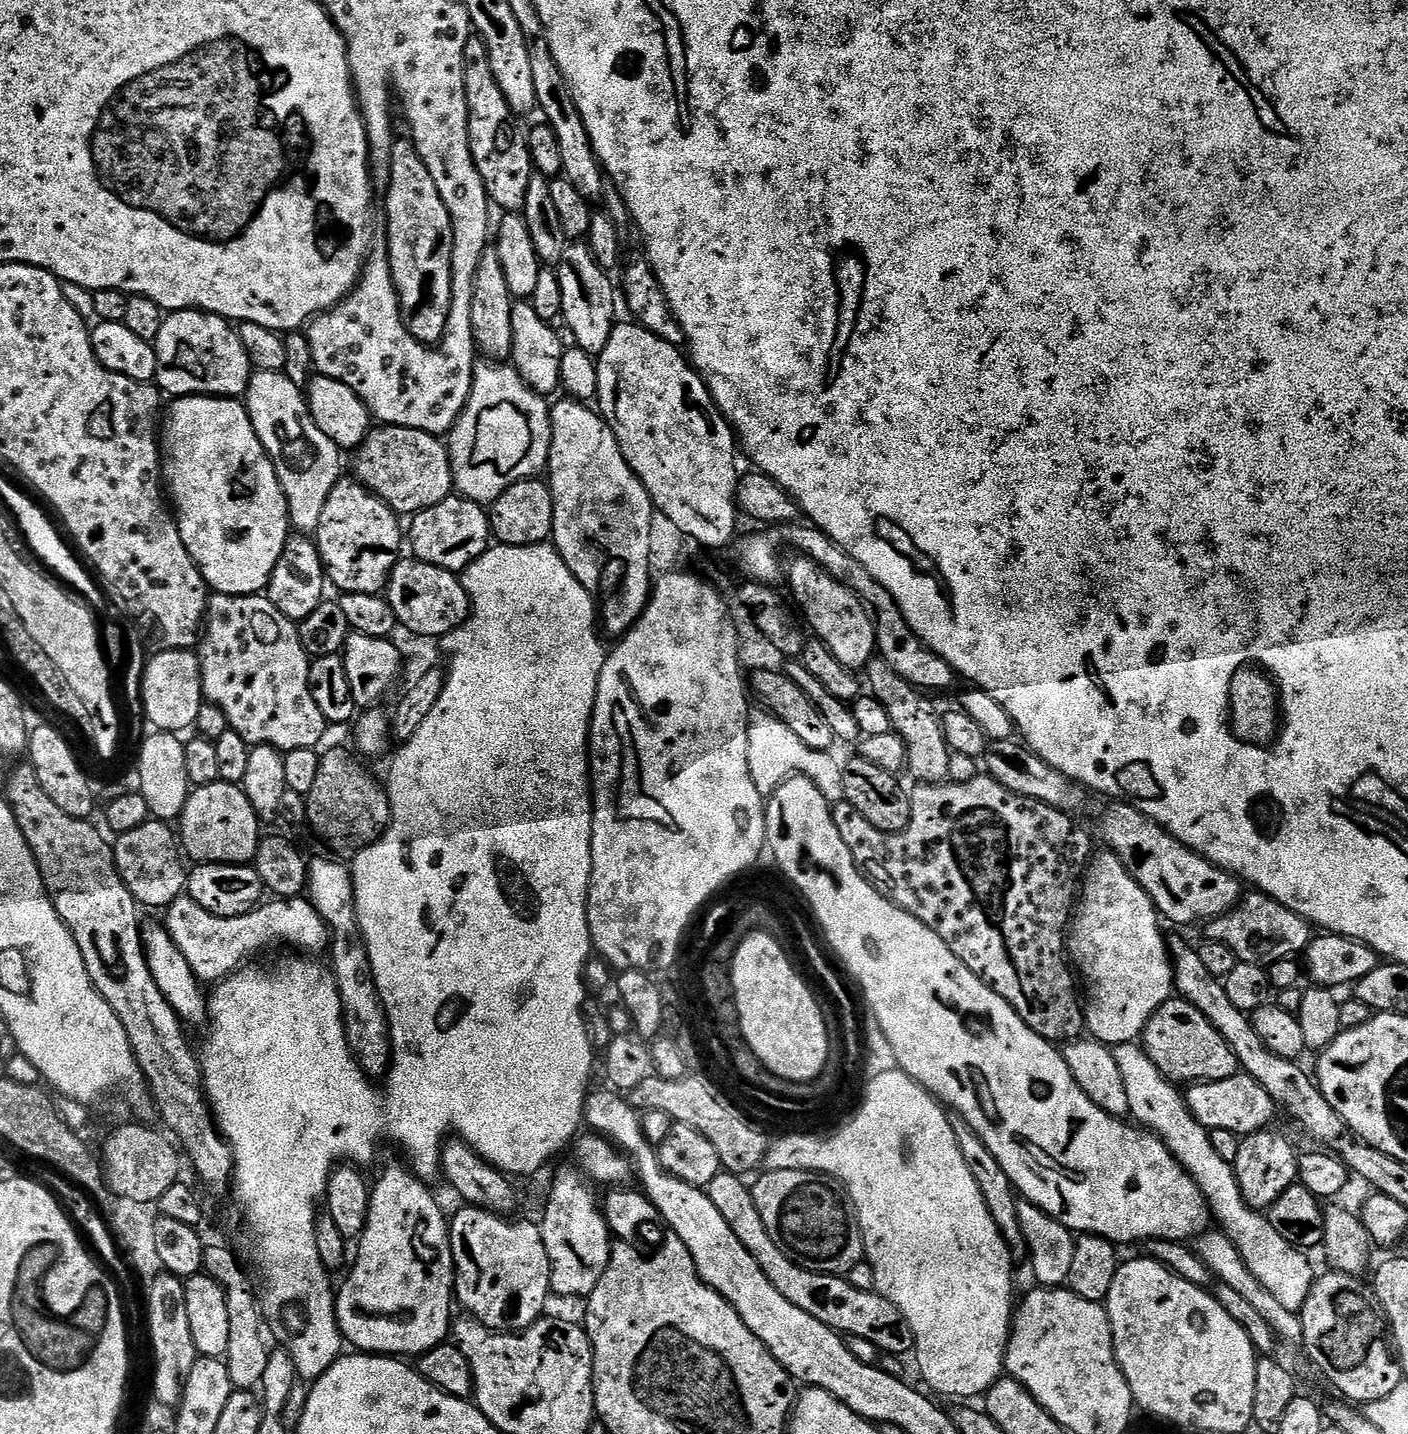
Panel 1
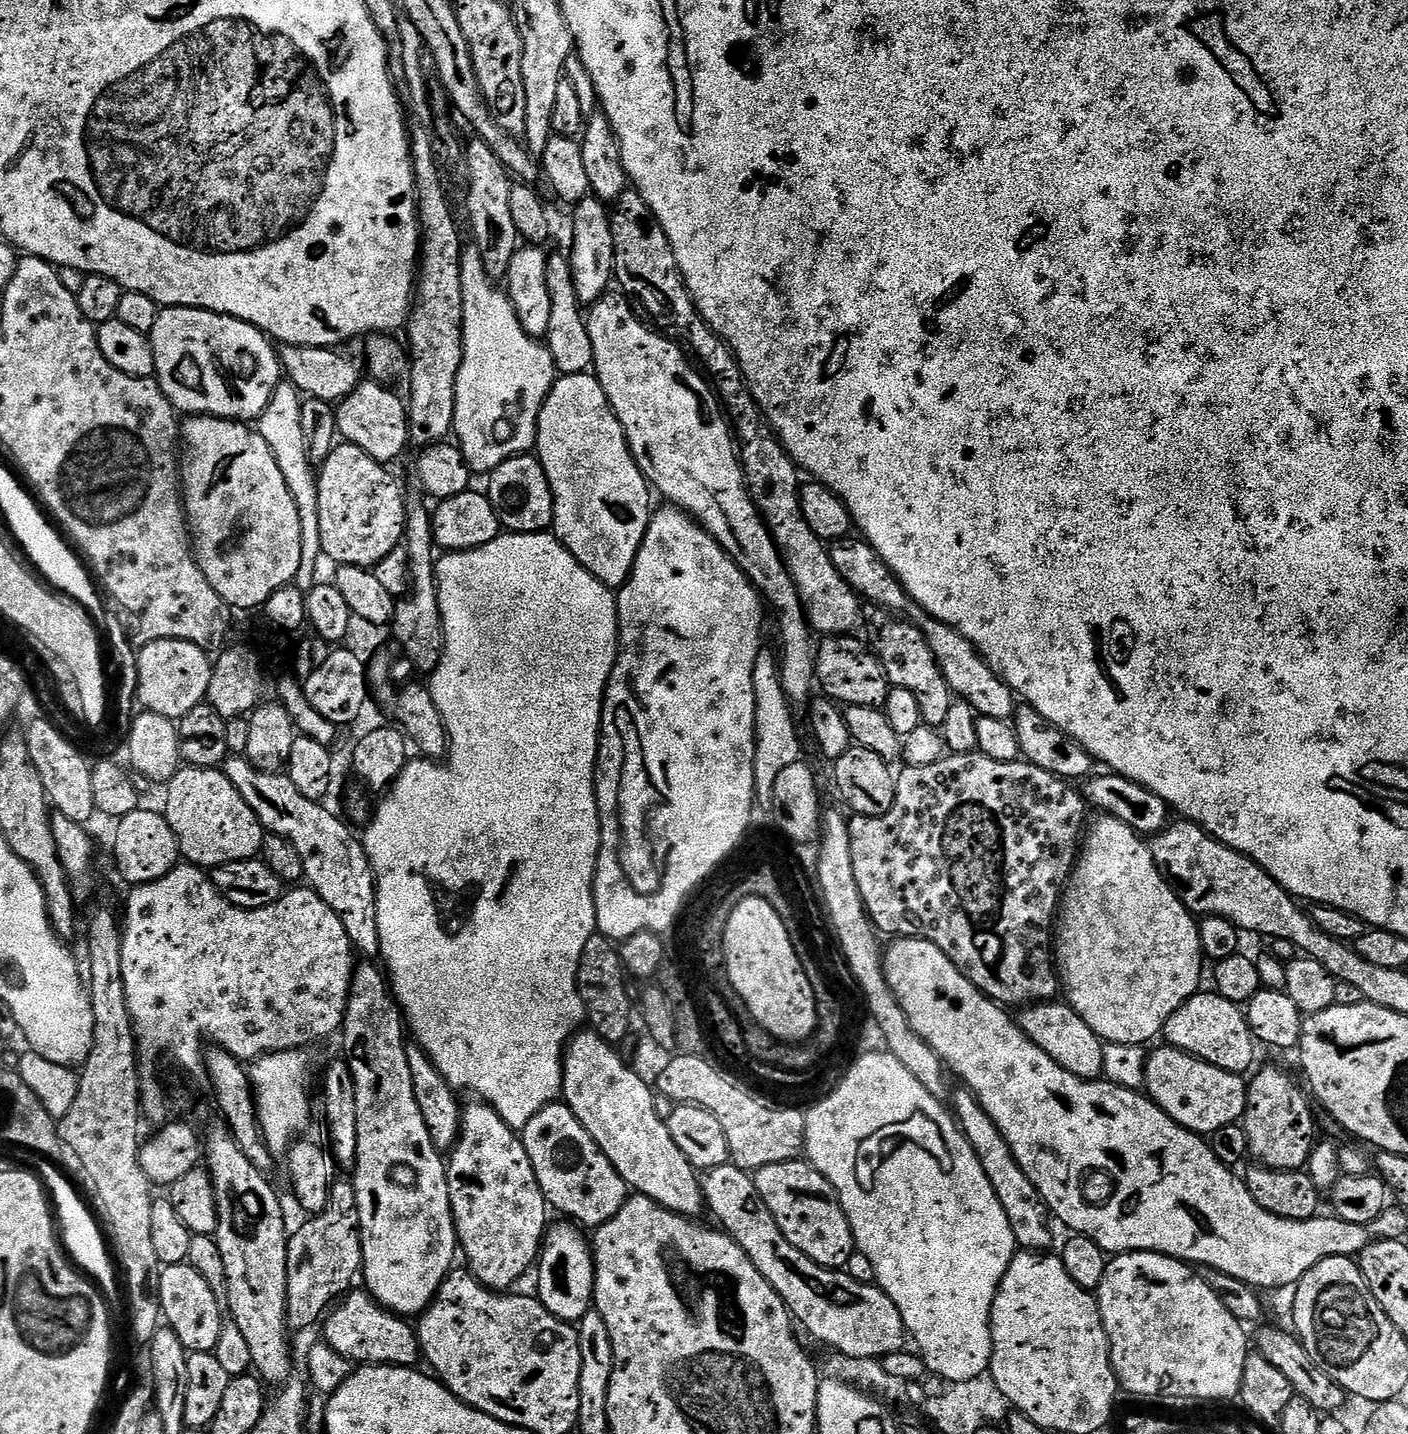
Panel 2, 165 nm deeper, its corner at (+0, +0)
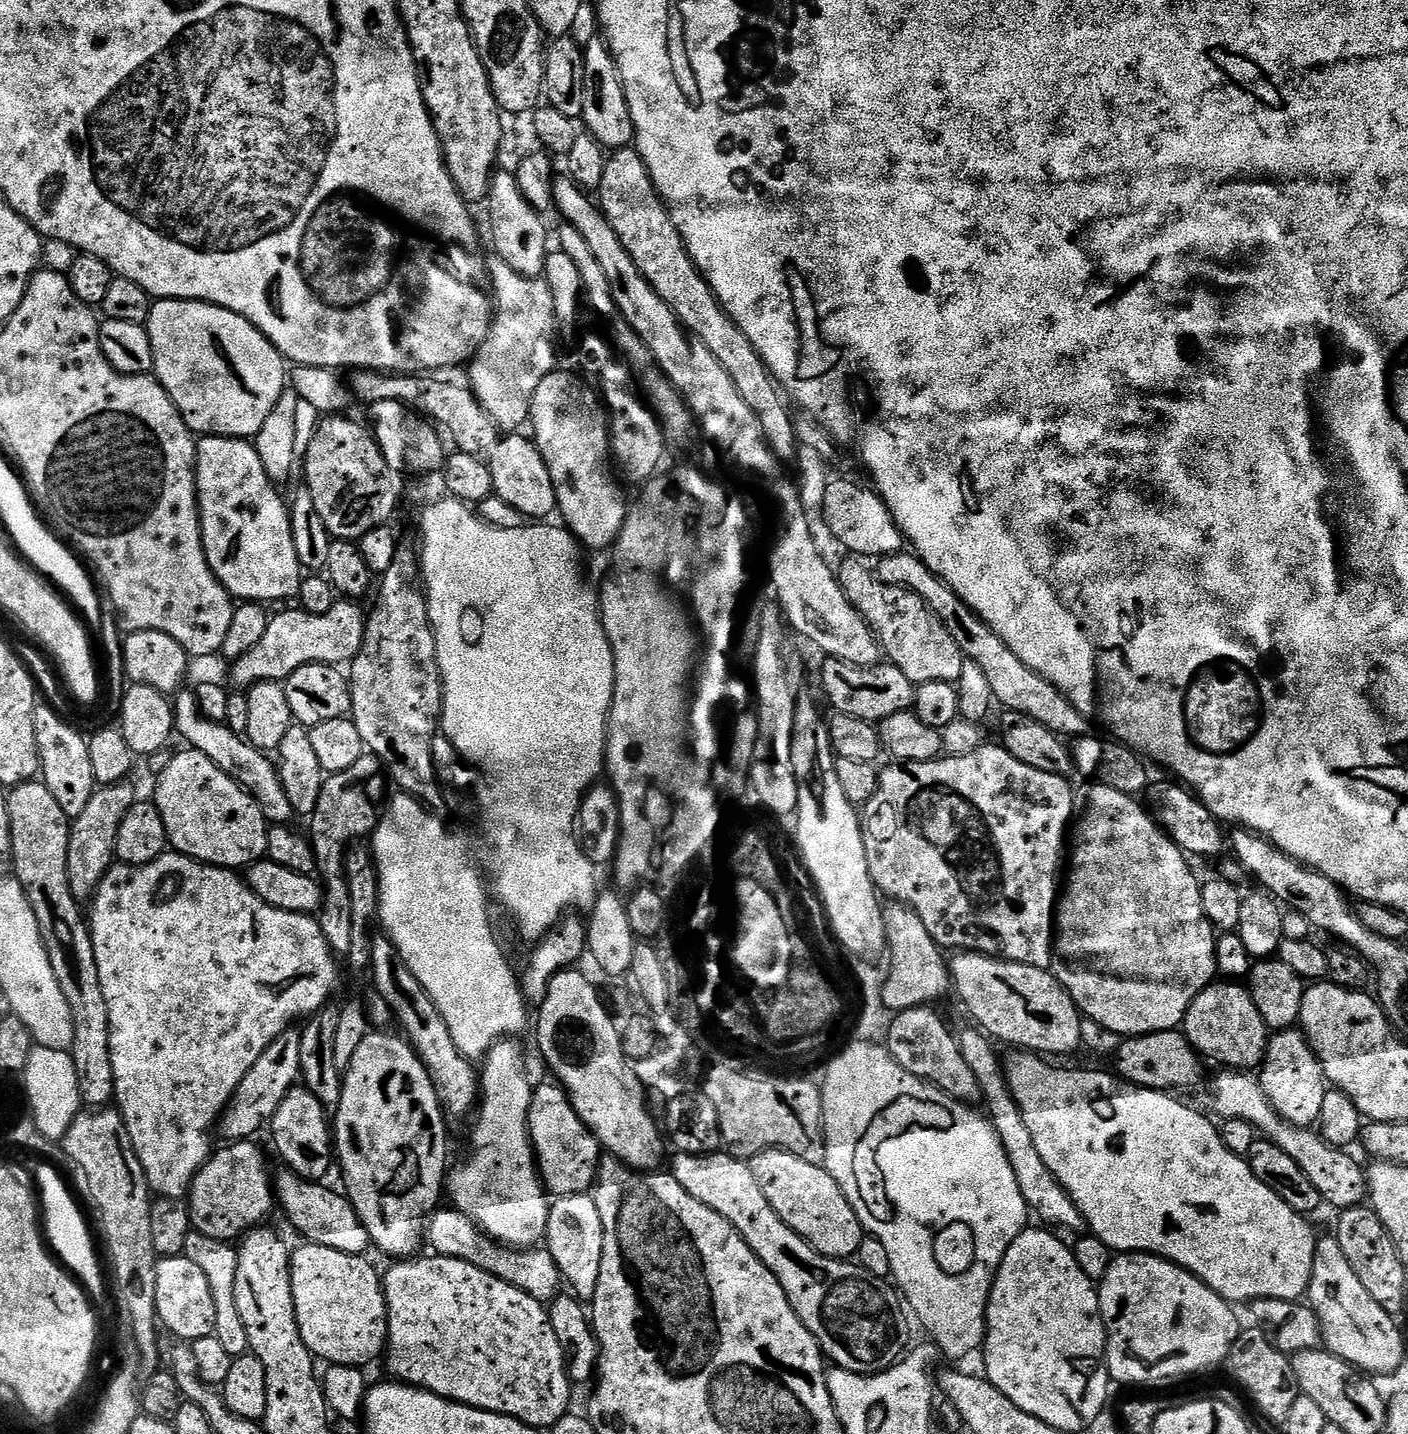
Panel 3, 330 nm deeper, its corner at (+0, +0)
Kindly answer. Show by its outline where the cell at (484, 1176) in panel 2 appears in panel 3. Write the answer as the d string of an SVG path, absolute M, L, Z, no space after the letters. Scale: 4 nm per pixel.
M379 934L372 941L371 975L374 974L374 984L377 995L387 1002L389 1009L396 1016L404 1029L403 1033L408 1042L420 1055L420 1060L426 1066L434 1084L441 1105L452 1117L460 1118L469 1113L471 1115L479 1101L479 1075L477 1069L467 1057L464 1057L454 1045L454 1038L450 1035L450 1028L441 1012L434 1006L433 999L426 994L425 988L414 977L398 954L396 947L387 935Z

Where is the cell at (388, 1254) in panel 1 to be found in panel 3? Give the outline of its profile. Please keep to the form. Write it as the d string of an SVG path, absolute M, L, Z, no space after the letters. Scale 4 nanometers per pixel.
M369 1031L368 1035L362 1038L361 1045L355 1051L348 1071L343 1073L342 1079L343 1088L339 1107L334 1112L334 1152L338 1157L338 1168L344 1171L344 1180L349 1184L349 1188L346 1188L346 1195L356 1205L356 1213L362 1218L372 1243L377 1249L380 1247L386 1255L396 1256L392 1258L415 1257L421 1251L421 1249L419 1250L420 1243L422 1246L426 1240L426 1221L437 1210L438 1205L441 1203L439 1202L440 1196L442 1200L442 1193L446 1188L446 1173L449 1171L450 1163L448 1164L448 1128L444 1125L444 1118L446 1119L445 1109L441 1105L426 1066L420 1060L419 1053L400 1034L391 1036L388 1032Z

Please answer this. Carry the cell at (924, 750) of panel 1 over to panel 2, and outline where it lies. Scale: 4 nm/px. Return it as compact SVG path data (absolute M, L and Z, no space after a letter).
M876 608L876 609L873 609L872 611L874 612L871 614L869 620L868 620L868 617L866 620L867 624L869 622L869 624L871 625L870 630L868 632L869 637L867 636L868 644L869 644L869 647L871 648L871 651L873 652L873 655L876 656L876 658L880 661L880 664L883 666L883 670L887 674L889 685L895 688L908 689L915 694L915 697L917 699L918 709L919 709L919 715L922 717L923 723L925 725L943 726L944 723L946 722L947 714L950 713L950 708L952 704L954 703L954 700L952 697L952 691L950 687L948 686L948 684L945 682L944 673L940 670L939 665L937 664L936 660L933 658L933 652L930 650L929 644L926 642L924 638L923 629L919 625L916 625L915 623L912 623L911 621L906 620L906 621L900 622L899 617L894 615L893 613L888 612L887 609Z

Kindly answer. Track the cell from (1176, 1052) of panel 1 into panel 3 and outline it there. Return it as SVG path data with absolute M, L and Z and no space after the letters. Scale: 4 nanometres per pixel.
M1213 982L1194 998L1184 1016L1182 1035L1201 1057L1209 1056L1232 1070L1259 1069L1268 1050L1270 1029L1258 1014L1252 995L1240 982Z

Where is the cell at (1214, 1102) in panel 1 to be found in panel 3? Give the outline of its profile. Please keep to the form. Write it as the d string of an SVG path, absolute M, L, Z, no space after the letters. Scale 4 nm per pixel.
M1176 1030L1151 1032L1148 1036L1125 1039L1115 1050L1114 1057L1117 1068L1115 1071L1127 1083L1141 1088L1153 1088L1155 1092L1171 1093L1173 1090L1177 1093L1188 1092L1191 1088L1198 1087L1204 1080L1204 1068L1200 1065L1201 1057L1197 1055L1188 1040Z

